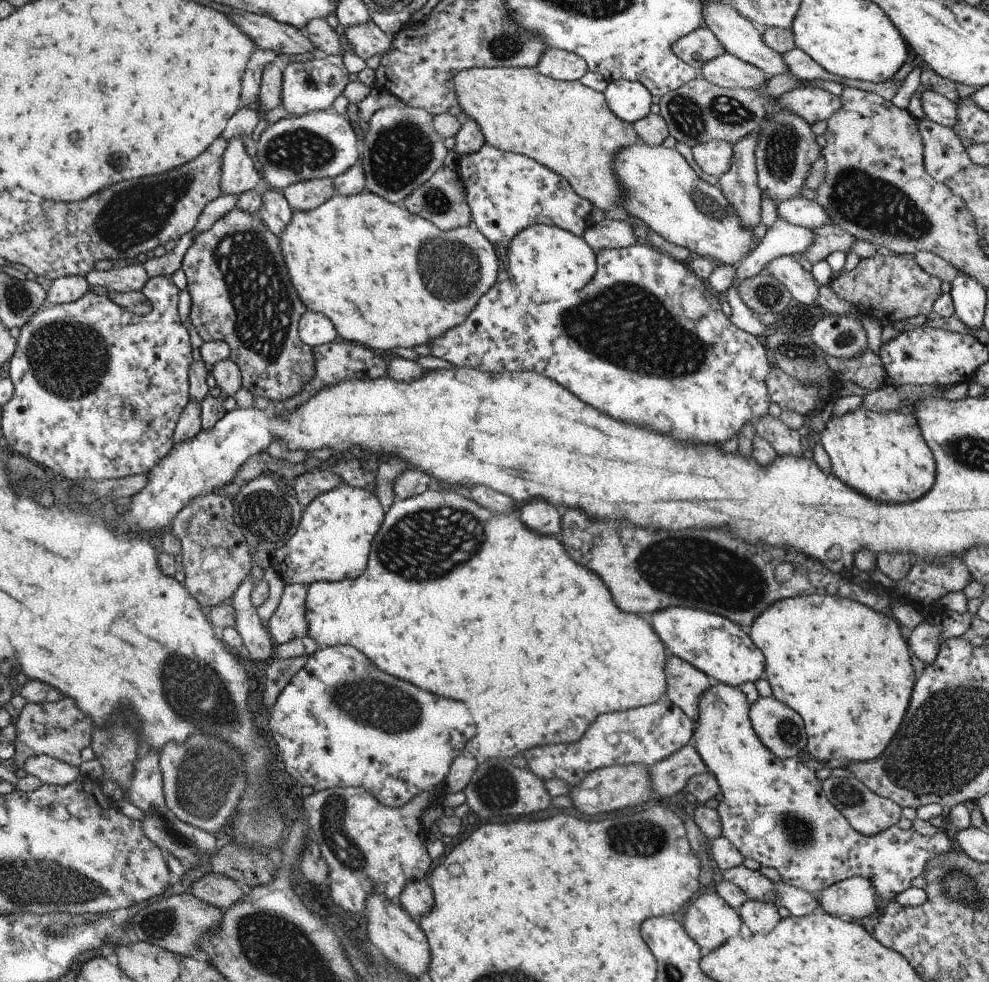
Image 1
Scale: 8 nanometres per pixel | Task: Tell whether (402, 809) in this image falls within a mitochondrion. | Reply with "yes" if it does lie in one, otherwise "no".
no

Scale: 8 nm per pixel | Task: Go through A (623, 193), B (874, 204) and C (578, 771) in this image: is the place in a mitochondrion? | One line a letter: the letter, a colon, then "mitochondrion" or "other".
A: other
B: mitochondrion
C: other

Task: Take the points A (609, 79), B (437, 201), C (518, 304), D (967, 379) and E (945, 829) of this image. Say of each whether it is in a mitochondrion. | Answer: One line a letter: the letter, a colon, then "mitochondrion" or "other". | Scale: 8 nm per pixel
A: other
B: mitochondrion
C: other
D: other
E: other

